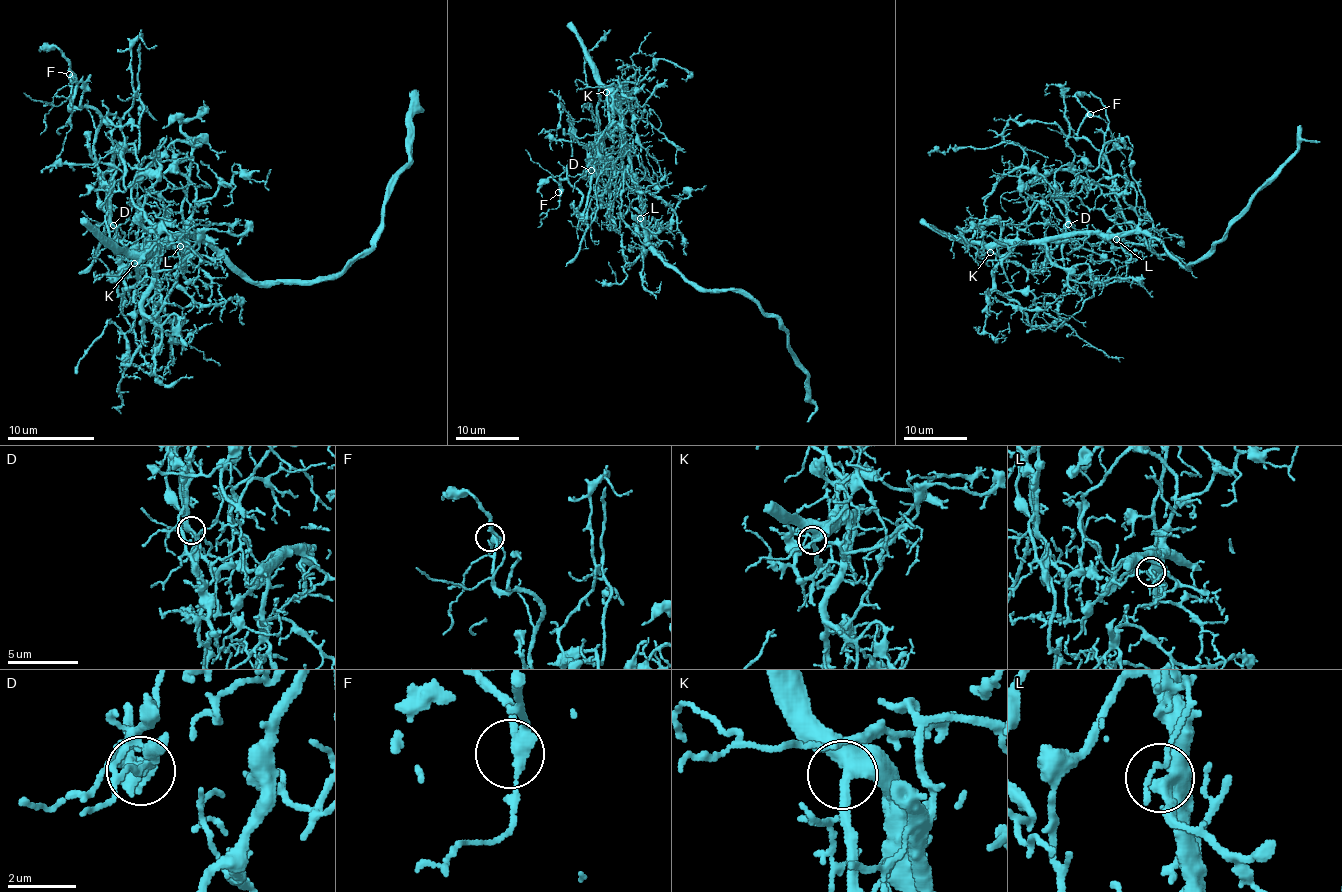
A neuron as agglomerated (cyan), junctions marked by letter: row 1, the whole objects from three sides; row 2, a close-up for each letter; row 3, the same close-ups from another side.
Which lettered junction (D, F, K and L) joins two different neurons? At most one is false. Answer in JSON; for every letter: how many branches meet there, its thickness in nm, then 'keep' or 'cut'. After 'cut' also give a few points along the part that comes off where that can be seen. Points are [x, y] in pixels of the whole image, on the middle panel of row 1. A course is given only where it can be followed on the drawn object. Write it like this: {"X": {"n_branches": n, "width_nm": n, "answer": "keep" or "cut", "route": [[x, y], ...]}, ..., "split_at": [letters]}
{"D": {"n_branches": 2, "width_nm": 360, "answer": "cut", "route": [[590, 170], [579, 213], [582, 194], [568, 180], [568, 113], [560, 105], [560, 127], [549, 129]]}, "F": {"n_branches": 3, "width_nm": 320, "answer": "keep"}, "K": {"n_branches": 2, "width_nm": 440, "answer": "keep"}, "L": {"n_branches": 2, "width_nm": 360, "answer": "keep"}, "split_at": ["D"]}

